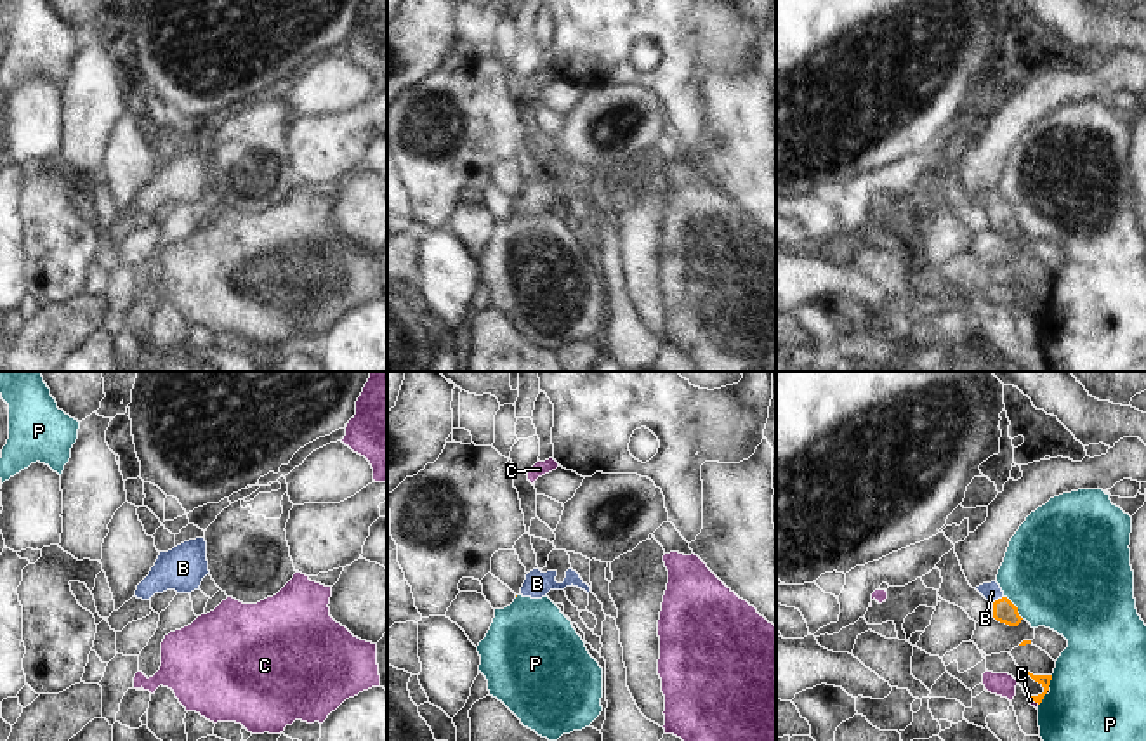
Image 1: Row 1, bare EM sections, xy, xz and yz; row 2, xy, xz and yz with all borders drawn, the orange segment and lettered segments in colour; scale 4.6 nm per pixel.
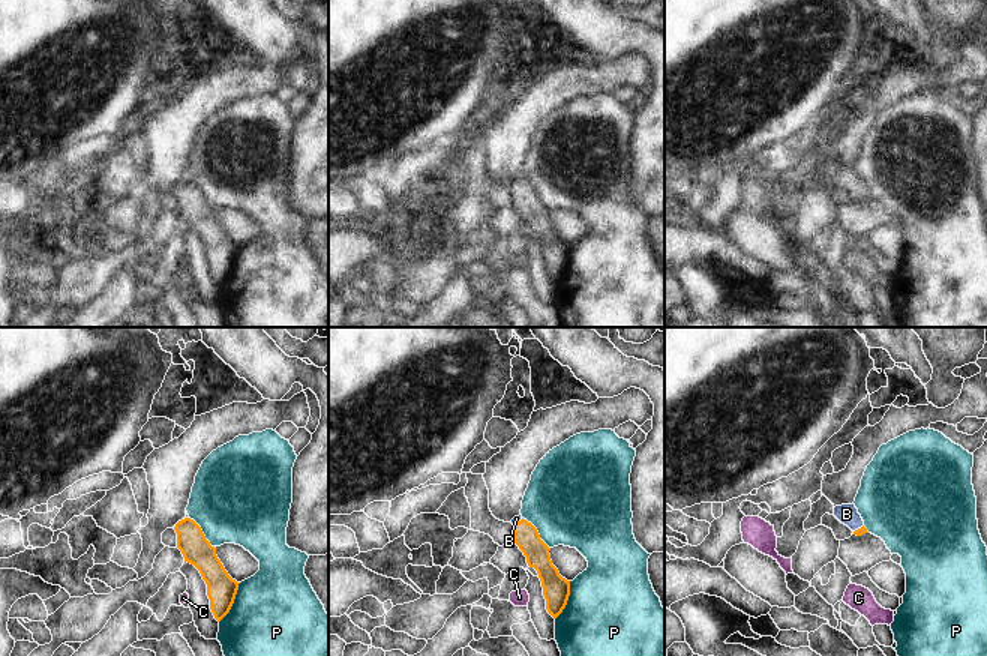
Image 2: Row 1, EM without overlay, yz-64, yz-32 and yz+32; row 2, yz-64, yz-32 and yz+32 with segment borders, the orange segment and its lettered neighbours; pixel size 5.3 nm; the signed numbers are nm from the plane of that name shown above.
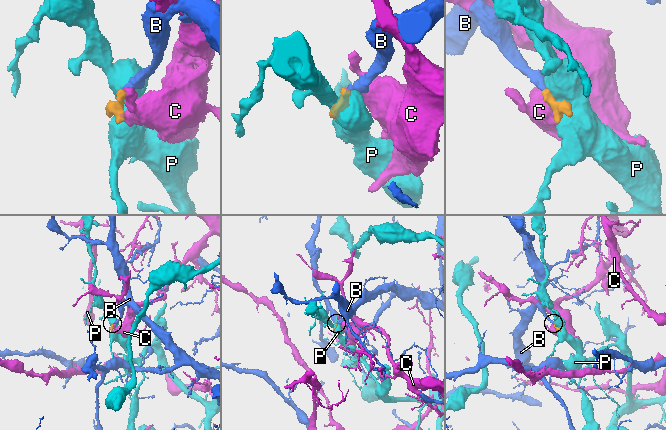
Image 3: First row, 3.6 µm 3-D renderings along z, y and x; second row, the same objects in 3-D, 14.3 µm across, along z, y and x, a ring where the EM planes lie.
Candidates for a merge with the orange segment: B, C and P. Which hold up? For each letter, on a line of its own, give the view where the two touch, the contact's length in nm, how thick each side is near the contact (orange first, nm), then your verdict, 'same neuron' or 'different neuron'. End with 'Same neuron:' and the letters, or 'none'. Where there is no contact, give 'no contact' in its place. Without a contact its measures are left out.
B: meets orange in yz; contact 60 nm long; 110 nm thick on the orange side, 90 nm on the other; same neuron
C: meets orange in yz; contact 50 nm long; 50 nm thick on the orange side, 20 nm on the other; different neuron
P: meets orange in yz; contact 140 nm long; 110 nm thick on the orange side, 500 nm on the other; different neuron
Same neuron: B

